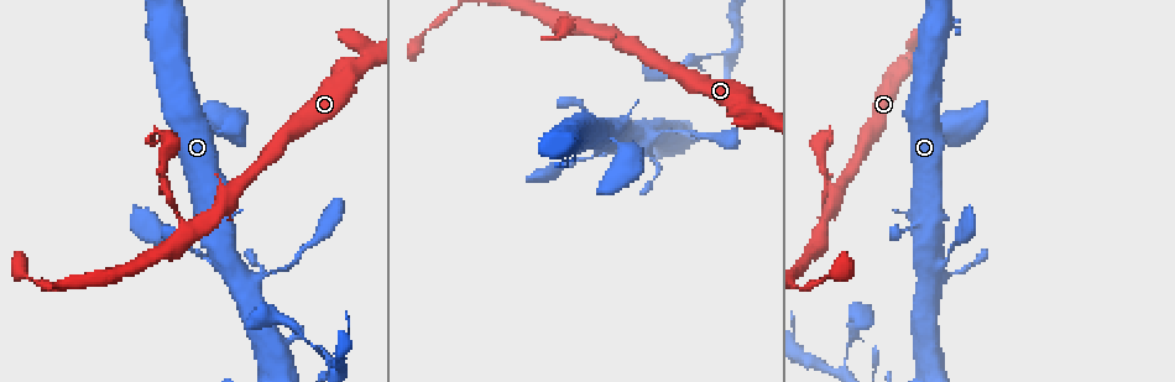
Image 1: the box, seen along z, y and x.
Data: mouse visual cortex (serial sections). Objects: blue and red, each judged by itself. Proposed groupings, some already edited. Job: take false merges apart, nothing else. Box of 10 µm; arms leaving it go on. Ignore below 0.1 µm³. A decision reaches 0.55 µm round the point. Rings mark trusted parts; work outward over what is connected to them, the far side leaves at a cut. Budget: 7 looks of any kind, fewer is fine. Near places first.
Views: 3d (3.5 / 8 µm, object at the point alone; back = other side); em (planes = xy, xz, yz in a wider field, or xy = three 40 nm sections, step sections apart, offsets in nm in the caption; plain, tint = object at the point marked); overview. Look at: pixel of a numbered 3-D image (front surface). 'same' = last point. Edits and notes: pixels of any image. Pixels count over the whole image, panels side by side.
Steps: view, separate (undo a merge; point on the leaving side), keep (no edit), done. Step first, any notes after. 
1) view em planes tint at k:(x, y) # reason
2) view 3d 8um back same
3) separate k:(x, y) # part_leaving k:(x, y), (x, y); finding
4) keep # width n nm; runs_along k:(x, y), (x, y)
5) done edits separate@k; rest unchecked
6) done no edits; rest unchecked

view 3d 3.5um at 1:(257, 279) # thin arm on a thick one

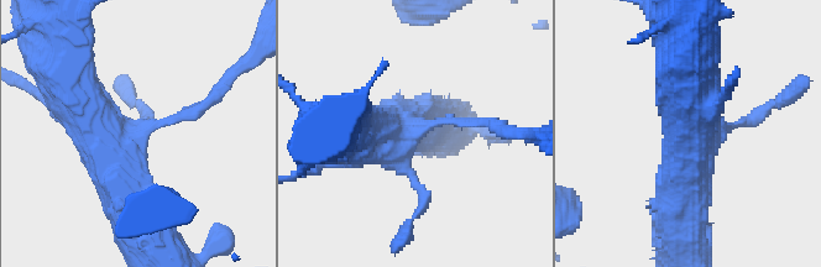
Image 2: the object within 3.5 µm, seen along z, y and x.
view em xy step 1 tint at 2:(419, 130) # arms 3; arm_widths 100, 600, 700 nm

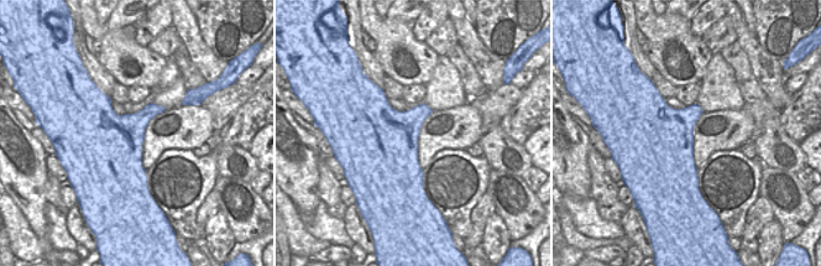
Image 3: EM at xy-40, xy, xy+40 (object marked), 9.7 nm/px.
view em xy step 2 tint same # another direction

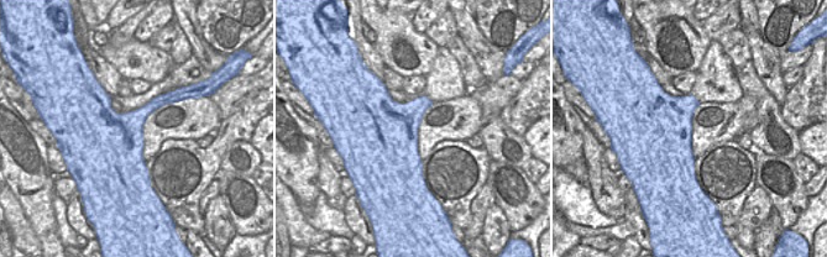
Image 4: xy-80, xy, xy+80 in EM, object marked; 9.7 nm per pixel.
keep # runs_along 2:(84, 110), (111, 152), (213, 99); one cell here

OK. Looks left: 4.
view 3d 8um at 1:(722, 135) # calibre changes

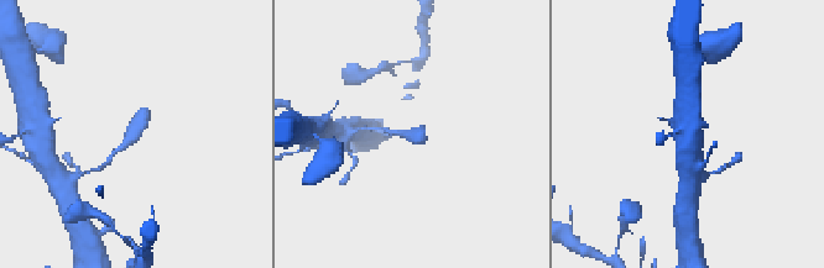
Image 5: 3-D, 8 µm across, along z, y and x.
view em xy step 5 tint same # need the tissue

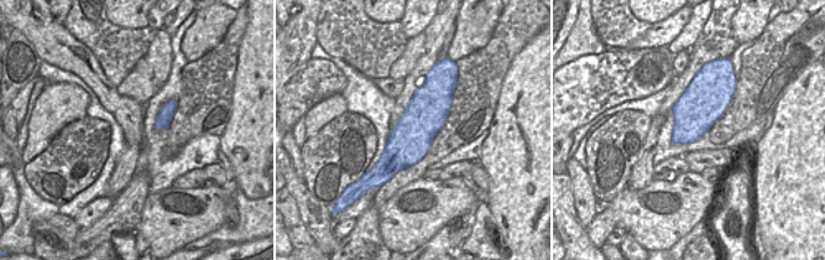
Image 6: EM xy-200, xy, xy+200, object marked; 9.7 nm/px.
keep # runs_along 5:(107, 163), (134, 137), (146, 109); one cell here

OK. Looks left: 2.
view 3d 3.5um at 1:(190, 234) # three arms meet

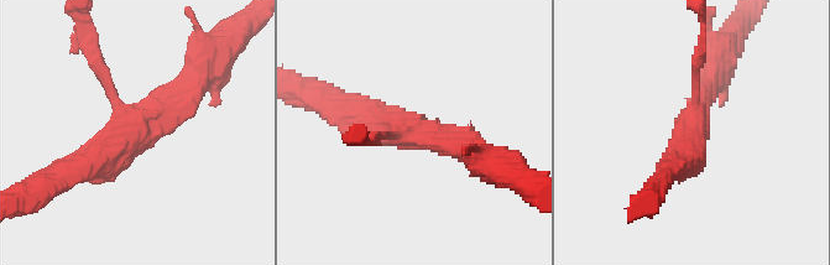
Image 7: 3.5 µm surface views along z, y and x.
view em xy step 1 tint at 7:(130, 123) # arms 3; arm_widths 150, 300, 500 nm

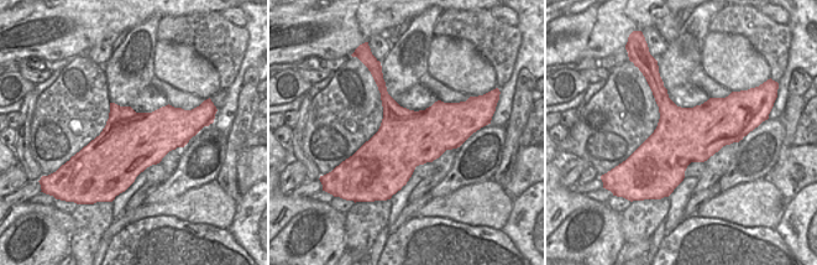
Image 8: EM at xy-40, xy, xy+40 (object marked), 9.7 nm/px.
keep # runs_along 7:(198, 79), (99, 160), (68, 167); one cell here

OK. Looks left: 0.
done no edits; rest unchecked

